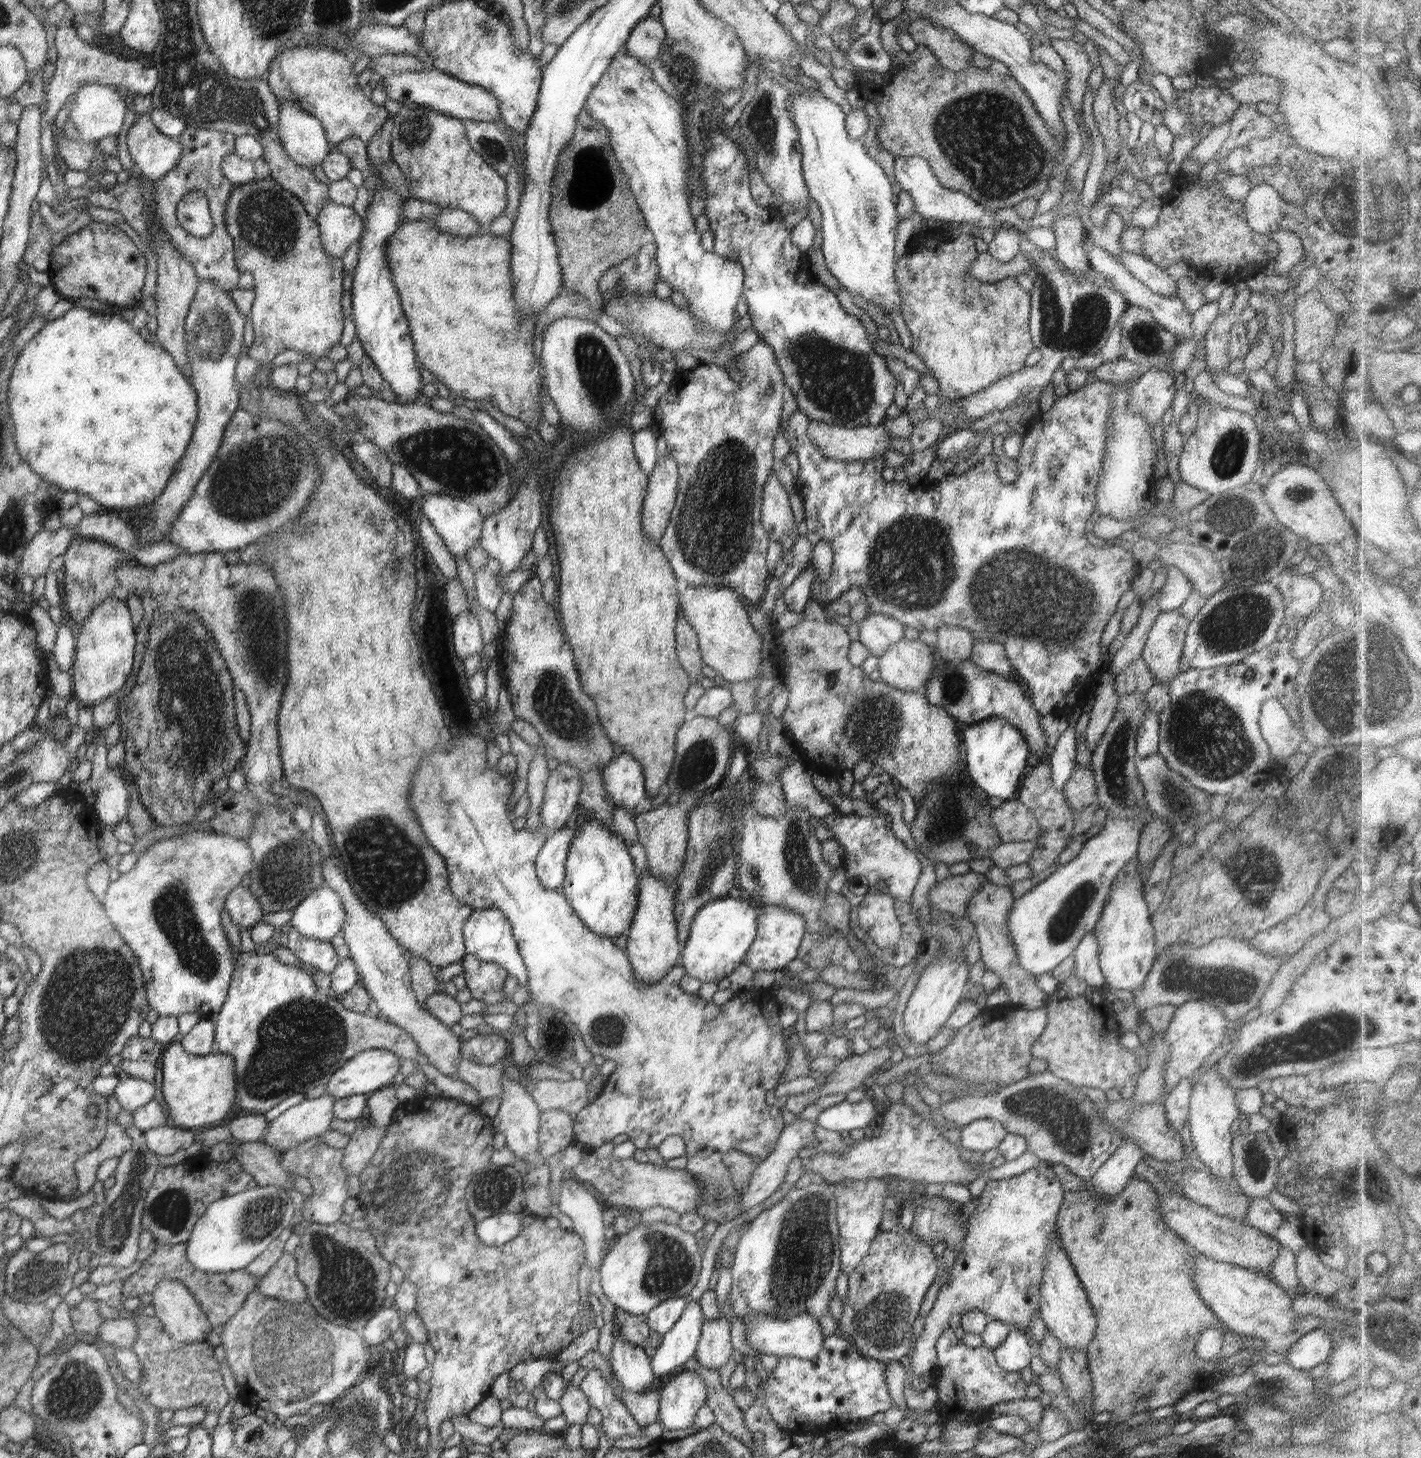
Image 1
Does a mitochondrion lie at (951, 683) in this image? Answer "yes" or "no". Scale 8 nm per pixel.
yes

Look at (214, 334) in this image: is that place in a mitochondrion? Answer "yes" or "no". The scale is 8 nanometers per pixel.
yes

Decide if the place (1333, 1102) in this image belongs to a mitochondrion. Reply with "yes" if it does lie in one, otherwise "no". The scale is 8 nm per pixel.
no

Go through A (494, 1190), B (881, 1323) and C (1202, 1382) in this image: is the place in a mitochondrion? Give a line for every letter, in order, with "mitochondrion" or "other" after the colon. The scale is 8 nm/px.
A: mitochondrion
B: mitochondrion
C: other

